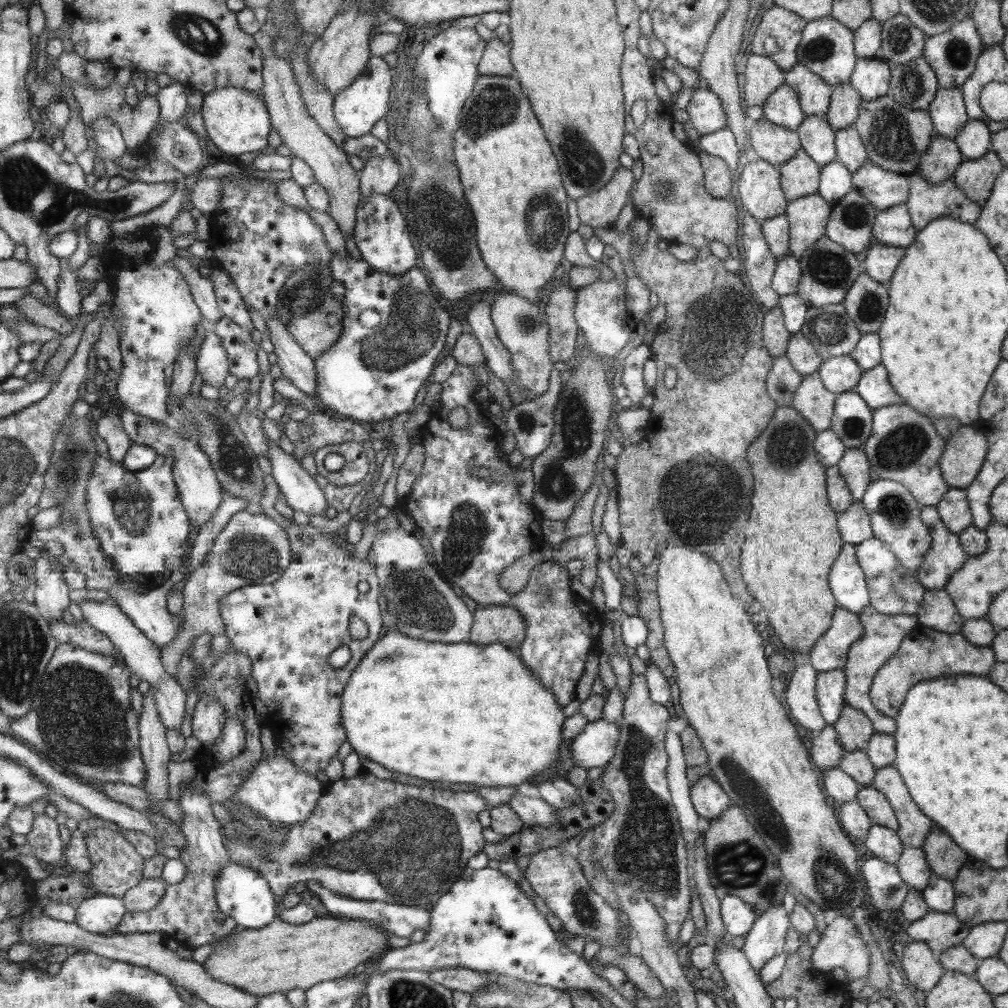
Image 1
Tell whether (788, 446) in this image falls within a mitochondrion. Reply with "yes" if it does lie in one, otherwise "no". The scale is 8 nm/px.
yes

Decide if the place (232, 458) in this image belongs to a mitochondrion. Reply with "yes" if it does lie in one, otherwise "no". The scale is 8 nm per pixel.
yes

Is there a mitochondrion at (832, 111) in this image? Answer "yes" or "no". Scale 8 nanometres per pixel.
no

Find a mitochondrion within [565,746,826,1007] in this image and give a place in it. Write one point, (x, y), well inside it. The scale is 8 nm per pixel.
(741, 864)

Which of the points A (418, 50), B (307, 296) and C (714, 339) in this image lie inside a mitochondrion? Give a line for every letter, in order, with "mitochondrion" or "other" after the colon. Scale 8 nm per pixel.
A: other
B: mitochondrion
C: mitochondrion

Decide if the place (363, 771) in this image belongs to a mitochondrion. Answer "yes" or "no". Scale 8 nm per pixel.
no

